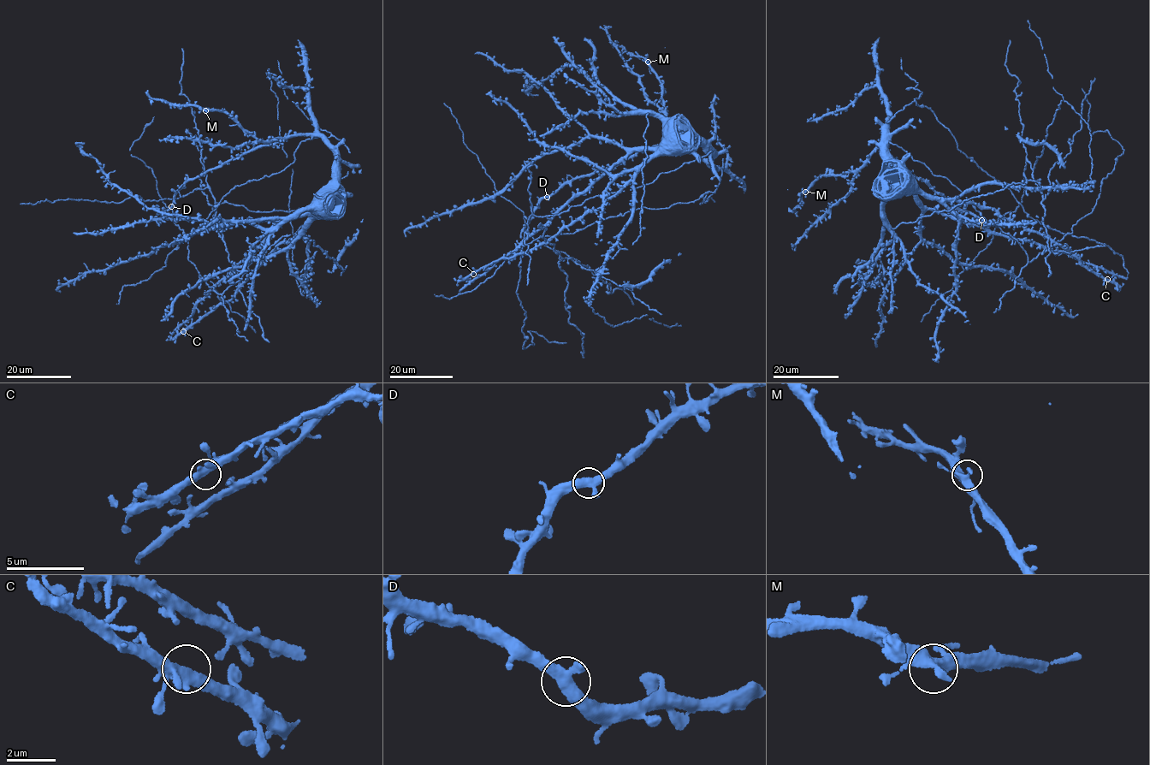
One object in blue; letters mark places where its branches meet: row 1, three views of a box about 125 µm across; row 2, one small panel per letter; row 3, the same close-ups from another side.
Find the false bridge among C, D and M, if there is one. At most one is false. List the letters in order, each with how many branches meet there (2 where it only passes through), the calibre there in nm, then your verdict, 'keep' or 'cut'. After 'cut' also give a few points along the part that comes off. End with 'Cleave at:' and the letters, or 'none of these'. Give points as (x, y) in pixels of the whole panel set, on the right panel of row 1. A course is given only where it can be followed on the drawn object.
C: branches 3; calibre 340 nm; keep
D: branches 3; calibre 360 nm; keep
M: branches 3; calibre 360 nm; keep
Cleave at: none of these

